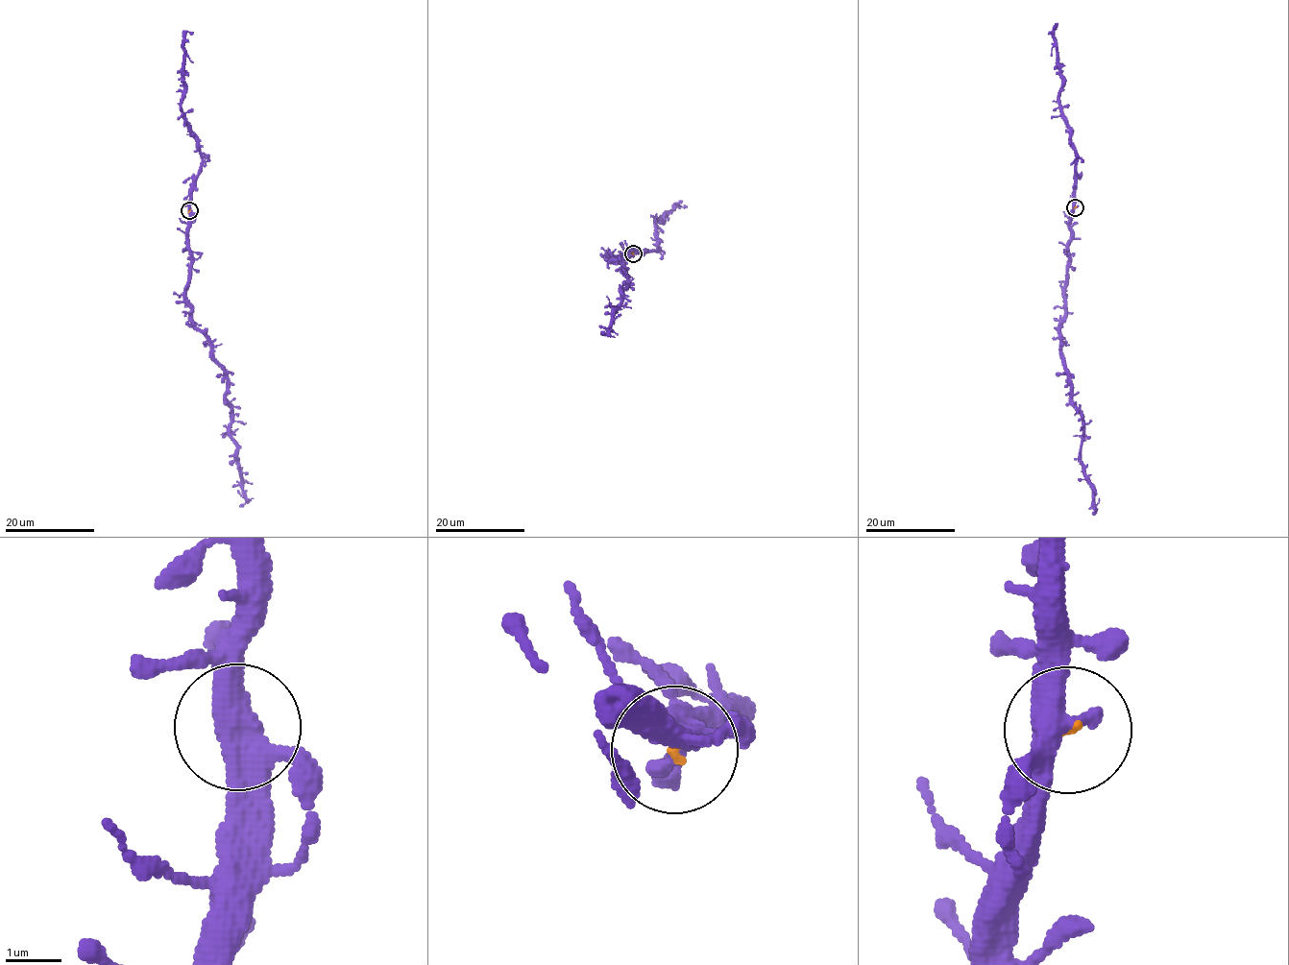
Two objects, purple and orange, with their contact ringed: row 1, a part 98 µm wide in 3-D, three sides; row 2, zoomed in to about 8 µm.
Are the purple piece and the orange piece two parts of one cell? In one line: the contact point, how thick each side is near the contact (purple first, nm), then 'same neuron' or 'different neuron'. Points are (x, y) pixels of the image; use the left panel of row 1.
place (189, 210); calibres 400 and 80 nm; same neuron

